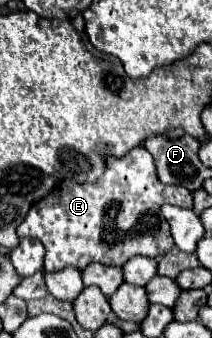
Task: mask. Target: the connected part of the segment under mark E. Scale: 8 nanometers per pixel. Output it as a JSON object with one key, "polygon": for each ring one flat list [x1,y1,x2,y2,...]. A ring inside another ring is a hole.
{"polygon":[[137,146,123,158,107,156,103,178,91,184,63,180,55,190,31,206,27,218,17,226,19,238,37,238,45,246,45,270,57,272,65,266,83,270,91,262,123,266,133,256,159,258,173,248,169,224,161,216,161,206,193,206,193,196,183,186,159,182,151,154]]}

